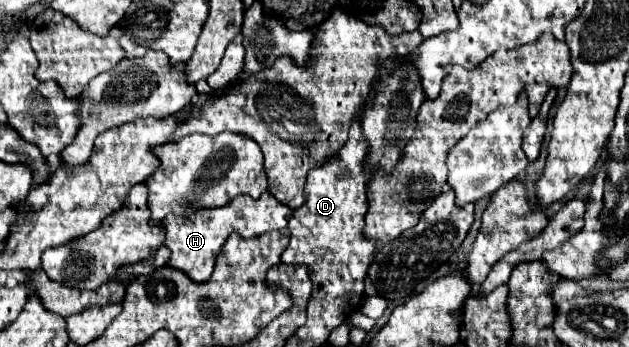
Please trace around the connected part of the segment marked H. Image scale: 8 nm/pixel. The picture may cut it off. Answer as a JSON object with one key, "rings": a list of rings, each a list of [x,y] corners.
{"rings":[[[265,192],[259,200],[253,200],[249,196],[237,196],[233,202],[221,208],[203,208],[197,210],[191,216],[175,216],[169,214],[161,226],[165,230],[165,246],[171,250],[169,266],[185,272],[193,282],[201,284],[207,282],[213,274],[215,258],[229,238],[231,232],[239,232],[245,238],[253,238],[259,234],[267,234],[273,230],[283,230],[287,226],[287,220],[291,216],[291,208],[275,200],[273,194]]]}

